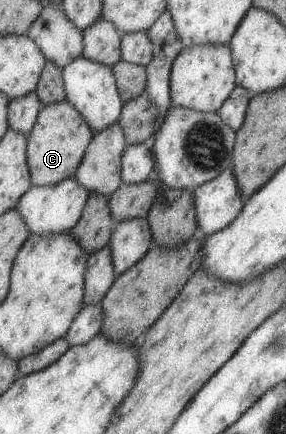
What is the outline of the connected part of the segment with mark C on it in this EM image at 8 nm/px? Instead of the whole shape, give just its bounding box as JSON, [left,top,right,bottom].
[27,99,94,186]

